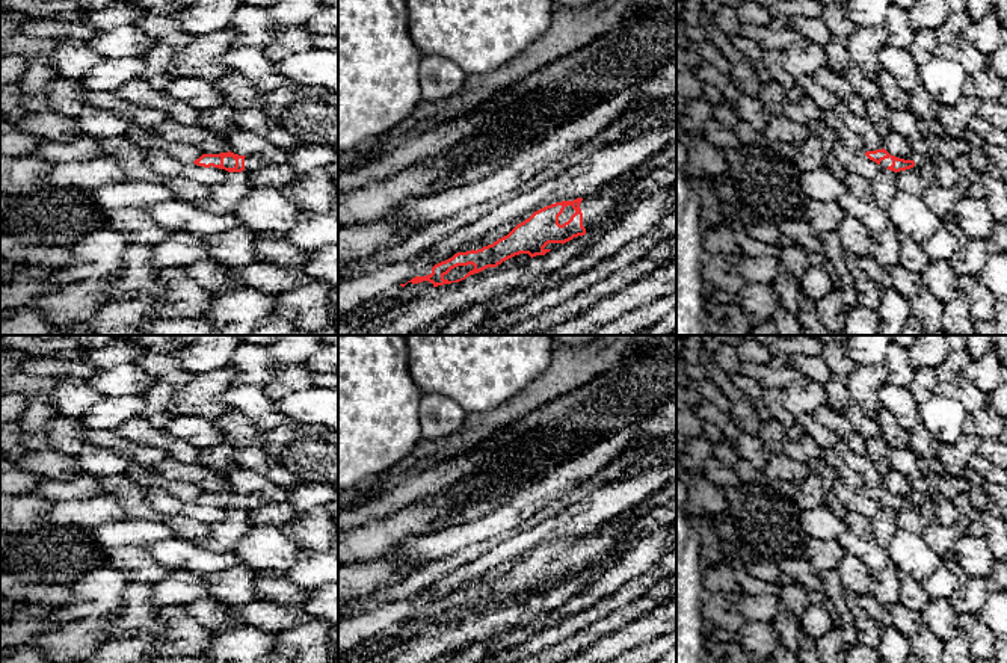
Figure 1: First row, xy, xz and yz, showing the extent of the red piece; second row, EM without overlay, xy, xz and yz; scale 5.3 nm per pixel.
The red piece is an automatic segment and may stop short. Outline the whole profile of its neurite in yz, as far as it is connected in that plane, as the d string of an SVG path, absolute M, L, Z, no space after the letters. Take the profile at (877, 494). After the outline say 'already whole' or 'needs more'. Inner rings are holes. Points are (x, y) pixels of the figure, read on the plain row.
M861 488L856 489L858 492L868 495L870 498L876 500L877 503L882 504L882 507L889 507L894 510L906 509L915 504L913 498L904 498L898 497L895 494L891 494L886 488L876 488L876 489L867 489Z; needs more

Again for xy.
M231 489L220 492L202 492L193 501L204 506L213 504L225 507L228 510L254 510L264 504L264 500L257 495L239 494Z; needs more

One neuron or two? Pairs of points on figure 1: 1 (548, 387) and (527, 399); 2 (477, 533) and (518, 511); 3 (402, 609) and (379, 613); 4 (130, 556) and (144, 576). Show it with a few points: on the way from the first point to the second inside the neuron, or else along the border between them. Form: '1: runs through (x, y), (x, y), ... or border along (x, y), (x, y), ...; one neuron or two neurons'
1: runs through (544, 388), (532, 397); one neuron
2: runs through (488, 526), (508, 517); one neuron
3: runs through (396, 612), (385, 613); one neuron
4: runs through (135, 561), (144, 571); one neuron

